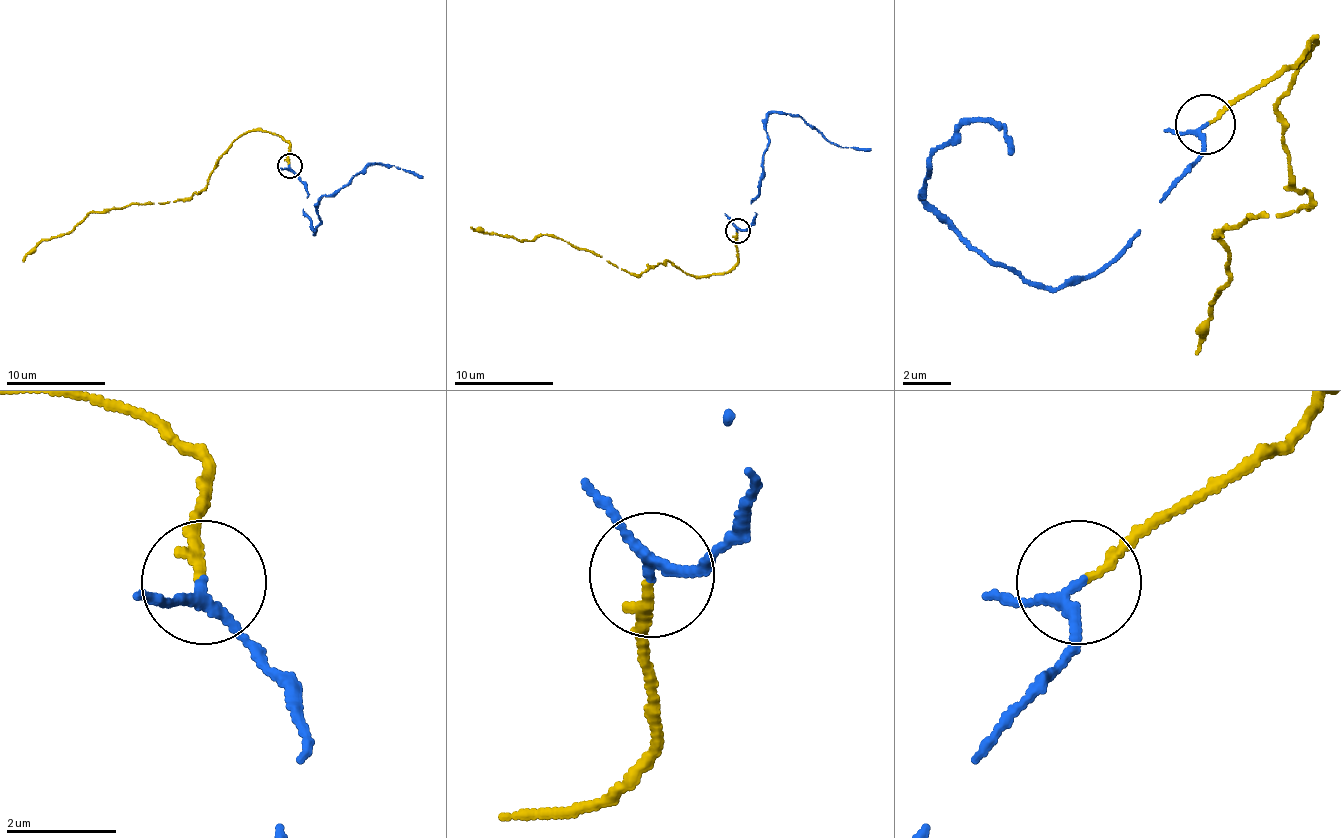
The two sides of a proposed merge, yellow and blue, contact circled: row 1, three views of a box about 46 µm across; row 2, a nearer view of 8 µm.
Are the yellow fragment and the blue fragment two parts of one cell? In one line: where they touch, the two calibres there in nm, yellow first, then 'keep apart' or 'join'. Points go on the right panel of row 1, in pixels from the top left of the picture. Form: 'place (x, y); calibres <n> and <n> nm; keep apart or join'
place (1205, 124); calibres 150 and 160 nm; join

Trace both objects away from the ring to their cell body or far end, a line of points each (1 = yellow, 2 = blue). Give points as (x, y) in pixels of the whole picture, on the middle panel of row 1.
1: (737, 233), (737, 262), (727, 272), (687, 275), (667, 262), (637, 275), (560, 237), (520, 240), (470, 228)
2: (737, 230), (744, 230), (756, 215), (751, 200), (759, 193), (771, 113), (791, 113), (836, 145), (871, 150)

